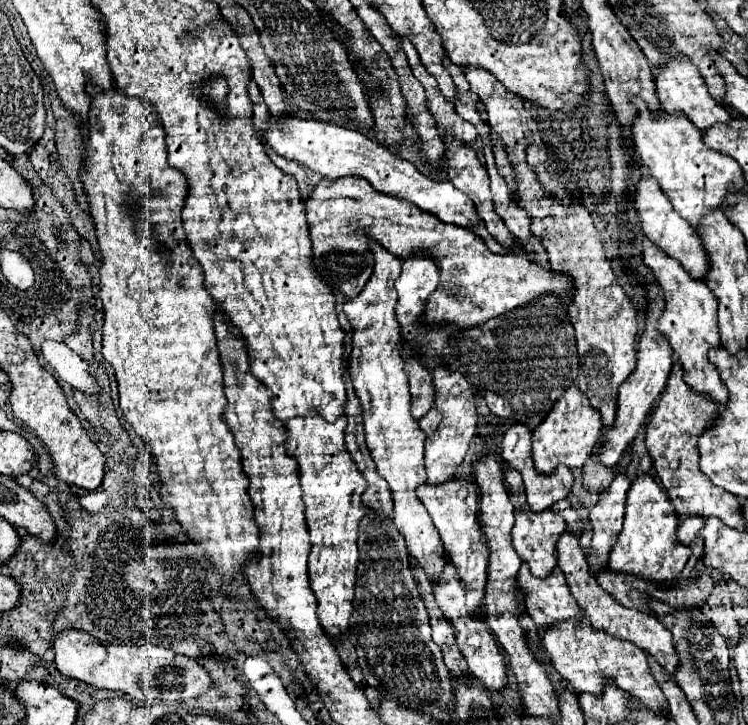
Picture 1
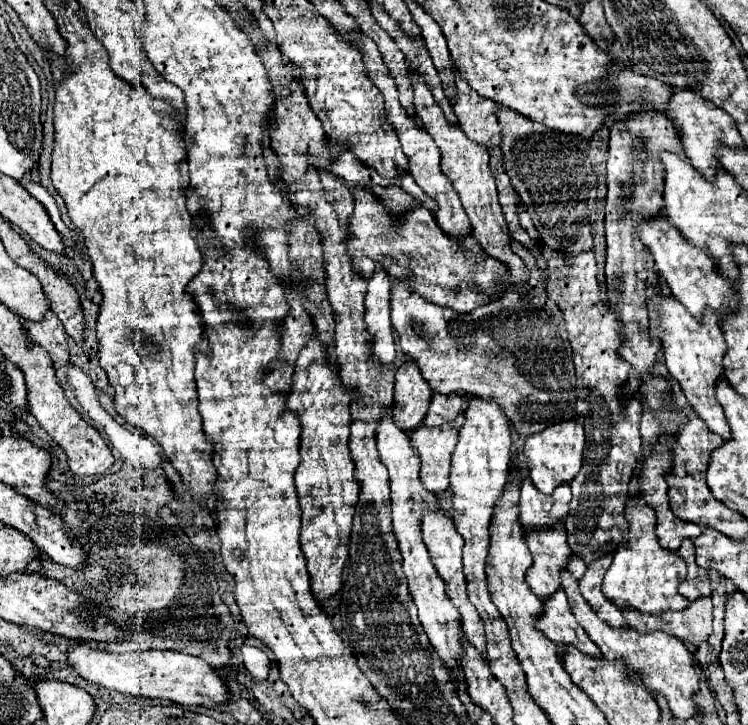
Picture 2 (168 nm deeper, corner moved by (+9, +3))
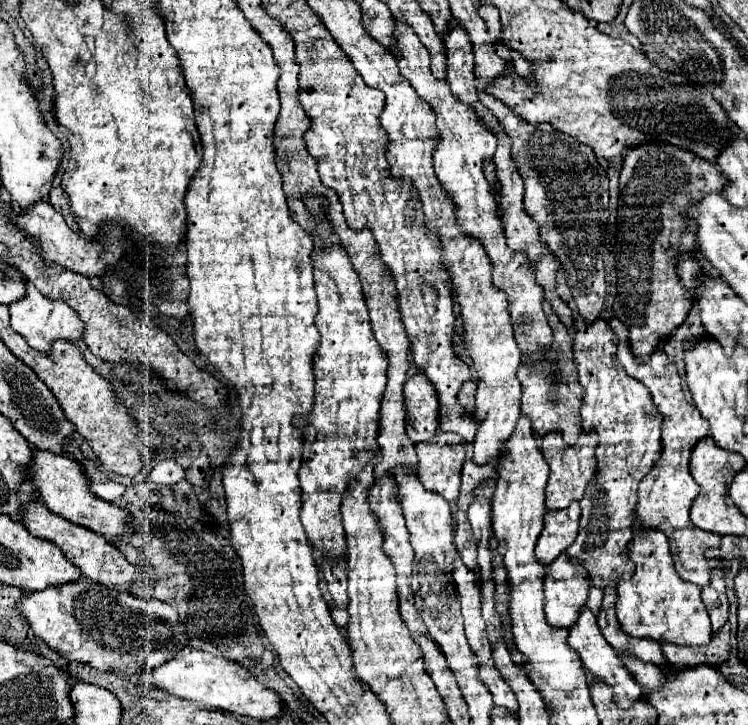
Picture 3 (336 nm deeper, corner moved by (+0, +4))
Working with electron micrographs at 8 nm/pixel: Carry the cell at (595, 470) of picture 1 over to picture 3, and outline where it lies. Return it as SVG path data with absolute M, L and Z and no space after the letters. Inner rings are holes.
M599 319L591 325L577 321L573 355L583 387L583 429L595 431L601 443L597 447L595 481L589 485L585 501L581 501L581 529L575 543L569 547L567 557L583 563L593 585L603 591L609 581L617 585L621 579L633 575L633 565L625 549L633 541L637 487L661 455L661 417L657 415L645 385L629 377L619 365L615 357L615 333L607 321Z

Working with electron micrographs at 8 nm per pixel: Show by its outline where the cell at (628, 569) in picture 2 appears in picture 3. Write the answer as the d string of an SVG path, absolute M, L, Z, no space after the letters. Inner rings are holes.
M641 529L629 543L629 559L635 563L635 573L629 581L617 585L615 613L621 629L631 637L645 637L657 643L707 645L711 641L711 621L701 599L701 587L685 583L677 575L665 535Z

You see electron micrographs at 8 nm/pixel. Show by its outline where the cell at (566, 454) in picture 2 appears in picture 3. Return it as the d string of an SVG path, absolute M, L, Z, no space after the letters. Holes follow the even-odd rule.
M545 435L543 445L541 445L543 457L549 463L551 475L547 483L547 509L557 511L557 509L567 509L569 503L581 501L585 495L587 485L593 481L595 471L597 471L597 461L595 461L595 449L581 449L581 447L567 447L563 443L561 435Z

